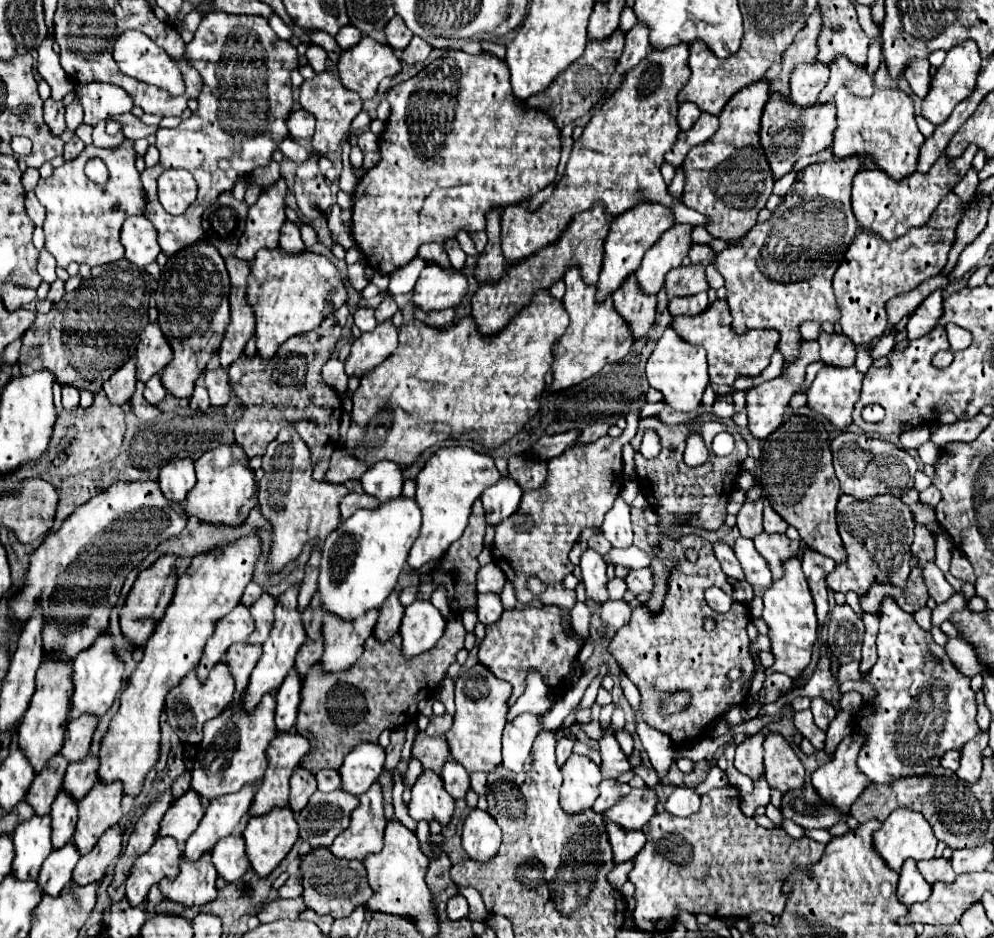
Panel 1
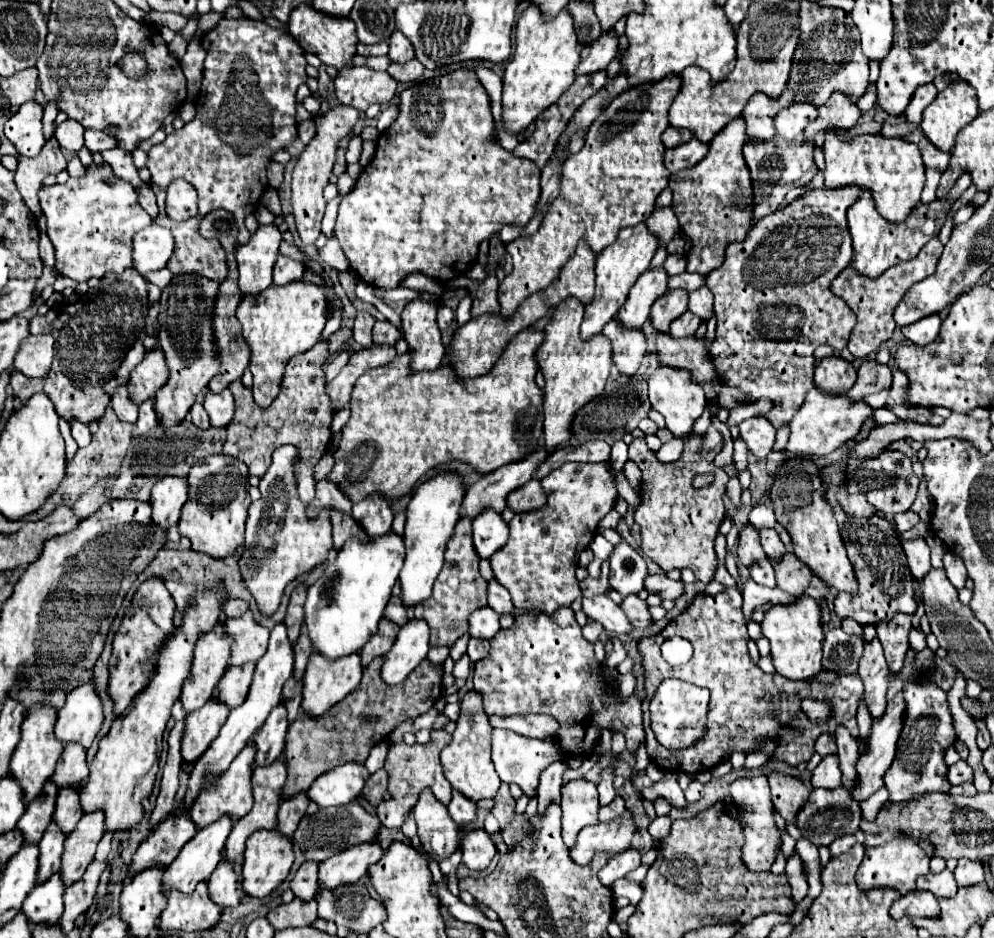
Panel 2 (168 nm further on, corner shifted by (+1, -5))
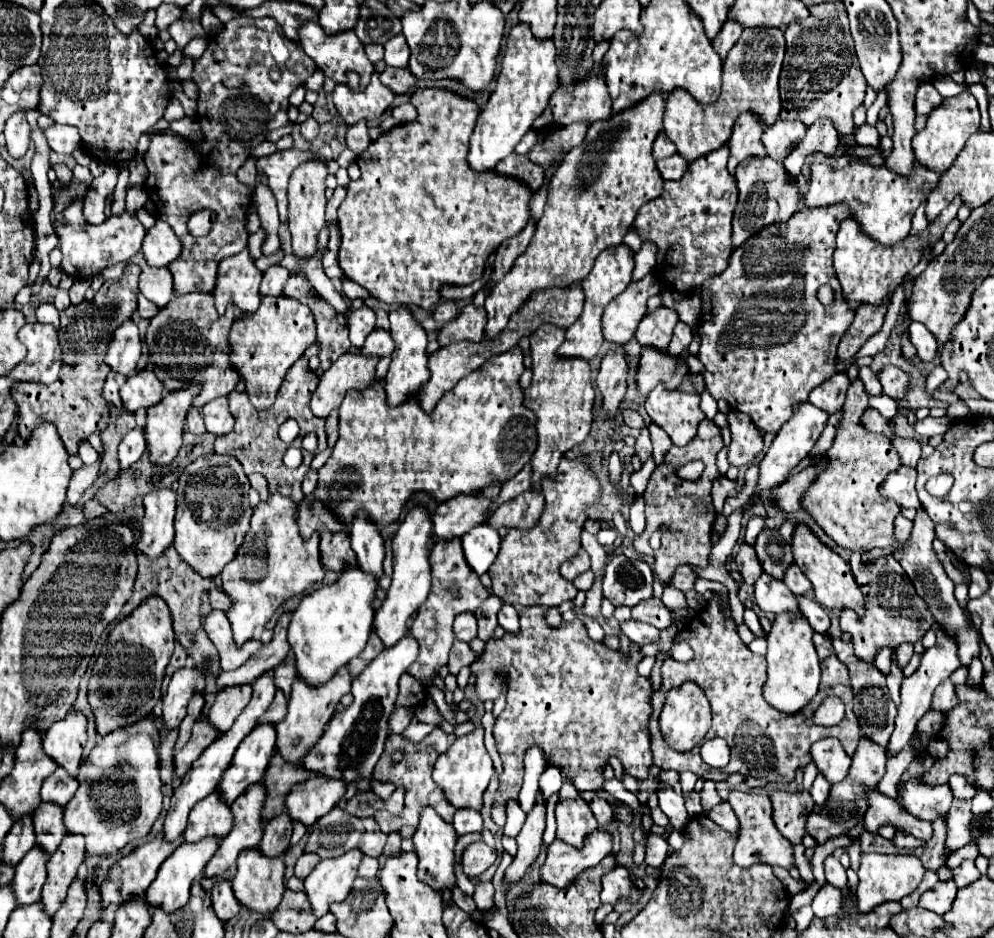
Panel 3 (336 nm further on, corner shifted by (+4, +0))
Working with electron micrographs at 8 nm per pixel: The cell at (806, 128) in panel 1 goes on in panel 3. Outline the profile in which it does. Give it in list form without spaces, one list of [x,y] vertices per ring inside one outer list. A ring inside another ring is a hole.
[[[753,157],[739,163],[735,171],[737,187],[739,187],[739,203],[735,207],[735,247],[743,245],[745,239],[761,231],[765,225],[789,219],[799,209],[799,183],[791,179],[791,175],[785,171],[783,163],[771,159],[771,157]]]

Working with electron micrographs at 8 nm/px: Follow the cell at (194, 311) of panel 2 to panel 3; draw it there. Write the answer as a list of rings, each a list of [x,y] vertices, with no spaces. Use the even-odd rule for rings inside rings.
[[[193,383],[187,389],[167,391],[163,399],[147,409],[147,449],[153,463],[171,463],[181,449],[181,435],[185,415],[193,397],[201,391],[201,383]]]

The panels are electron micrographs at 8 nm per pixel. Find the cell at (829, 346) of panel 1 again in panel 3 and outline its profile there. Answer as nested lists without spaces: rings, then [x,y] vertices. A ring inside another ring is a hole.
[[[837,371],[833,377],[825,379],[819,387],[815,387],[809,395],[809,403],[827,411],[829,415],[843,407],[843,399],[849,387],[849,377],[845,371]]]

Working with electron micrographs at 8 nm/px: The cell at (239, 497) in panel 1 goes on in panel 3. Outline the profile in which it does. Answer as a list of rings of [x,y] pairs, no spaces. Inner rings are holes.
[[[203,455],[189,463],[179,475],[173,547],[199,575],[217,577],[243,543],[253,513],[251,505],[247,505],[249,487],[241,463],[231,455]]]

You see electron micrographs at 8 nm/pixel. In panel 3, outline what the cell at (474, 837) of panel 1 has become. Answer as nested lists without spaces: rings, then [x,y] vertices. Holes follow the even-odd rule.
[[[475,841],[471,843],[469,847],[465,847],[463,855],[461,855],[461,867],[463,867],[463,873],[467,877],[475,877],[475,875],[481,875],[483,871],[489,869],[489,865],[495,861],[495,851],[483,843],[483,841]]]

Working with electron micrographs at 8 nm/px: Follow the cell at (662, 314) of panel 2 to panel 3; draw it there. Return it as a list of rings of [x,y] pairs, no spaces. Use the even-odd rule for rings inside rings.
[[[659,307],[657,311],[647,313],[641,319],[635,337],[641,345],[653,345],[653,347],[665,351],[669,341],[671,341],[673,327],[675,327],[677,321],[679,321],[679,315],[677,315],[675,309]]]

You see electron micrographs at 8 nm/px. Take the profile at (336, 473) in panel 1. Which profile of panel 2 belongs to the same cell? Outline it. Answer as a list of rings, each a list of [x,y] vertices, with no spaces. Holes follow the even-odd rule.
[[[320,480],[316,484],[316,500],[312,500],[306,506],[306,514],[308,518],[318,518],[318,514],[322,510],[336,510],[342,514],[350,514],[352,512],[352,504],[350,500],[346,500],[346,496],[342,496],[342,492],[338,492],[338,488],[326,480]]]

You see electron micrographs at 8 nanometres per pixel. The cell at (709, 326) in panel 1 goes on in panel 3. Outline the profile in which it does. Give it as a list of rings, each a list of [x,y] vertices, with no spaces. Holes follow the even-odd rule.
[[[643,347],[635,381],[639,385],[639,391],[643,395],[649,395],[659,381],[667,383],[669,389],[677,389],[687,375],[689,365],[685,361],[679,361],[679,357],[673,357],[667,351],[657,351],[655,347]]]

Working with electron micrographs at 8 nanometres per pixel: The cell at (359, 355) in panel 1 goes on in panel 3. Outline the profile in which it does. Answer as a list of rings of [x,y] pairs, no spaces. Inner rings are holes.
[[[363,353],[341,355],[319,379],[319,385],[311,397],[311,411],[317,417],[327,417],[333,409],[339,409],[349,389],[363,389],[375,381],[375,367],[379,357],[367,357]]]

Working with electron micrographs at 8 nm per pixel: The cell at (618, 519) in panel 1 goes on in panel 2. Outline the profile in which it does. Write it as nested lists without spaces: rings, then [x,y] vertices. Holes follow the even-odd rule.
[[[622,540],[610,556],[610,574],[608,574],[610,588],[616,590],[622,598],[626,598],[630,594],[638,594],[640,590],[644,590],[646,576],[648,568],[644,558],[634,548],[630,548],[626,540]]]

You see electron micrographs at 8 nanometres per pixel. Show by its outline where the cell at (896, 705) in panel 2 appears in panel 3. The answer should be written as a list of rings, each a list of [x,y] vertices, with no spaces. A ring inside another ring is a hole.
[[[939,629],[937,631],[937,643],[923,653],[923,659],[921,659],[919,669],[913,675],[909,675],[907,679],[903,679],[903,685],[901,685],[901,705],[897,709],[895,729],[893,729],[891,739],[889,739],[889,745],[887,745],[889,753],[899,753],[911,741],[911,737],[915,733],[917,721],[931,709],[931,701],[933,701],[933,693],[935,693],[937,685],[943,683],[945,679],[949,679],[949,675],[955,669],[959,669],[959,667],[961,667],[961,663],[957,659],[957,645],[955,645],[955,641],[951,637],[947,637]]]

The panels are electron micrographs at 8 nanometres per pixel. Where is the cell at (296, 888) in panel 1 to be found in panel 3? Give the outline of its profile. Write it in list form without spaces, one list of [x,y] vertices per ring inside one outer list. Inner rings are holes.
[[[303,853],[297,859],[297,865],[295,865],[295,877],[299,877],[303,881],[315,869],[317,863],[319,863],[319,855],[315,855],[315,853]]]

